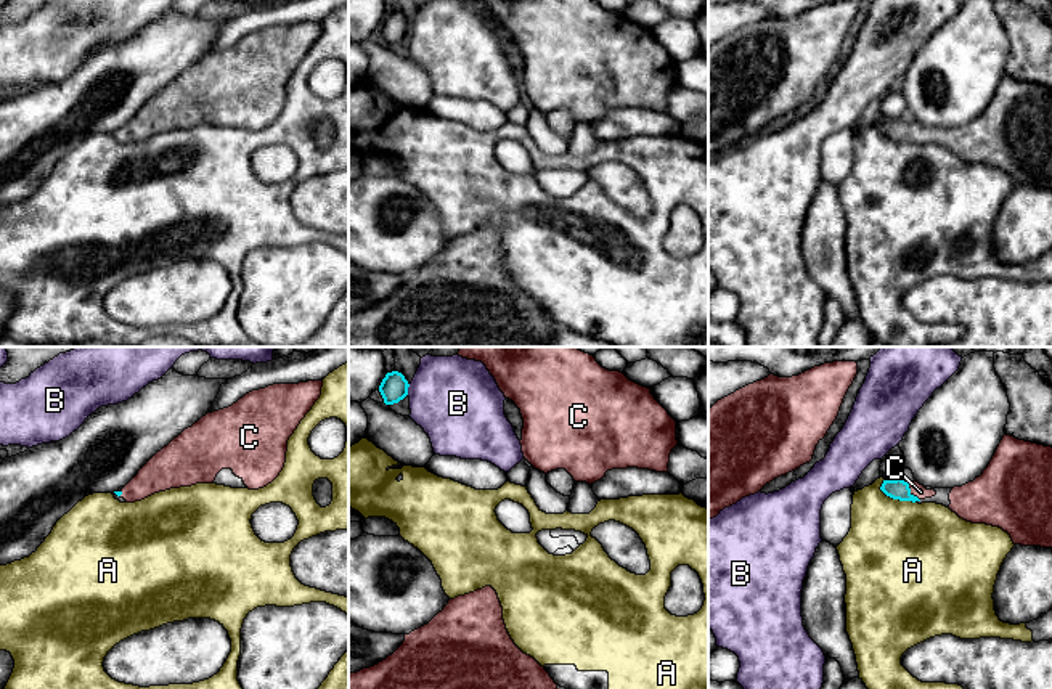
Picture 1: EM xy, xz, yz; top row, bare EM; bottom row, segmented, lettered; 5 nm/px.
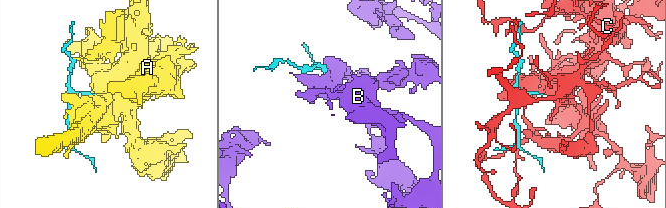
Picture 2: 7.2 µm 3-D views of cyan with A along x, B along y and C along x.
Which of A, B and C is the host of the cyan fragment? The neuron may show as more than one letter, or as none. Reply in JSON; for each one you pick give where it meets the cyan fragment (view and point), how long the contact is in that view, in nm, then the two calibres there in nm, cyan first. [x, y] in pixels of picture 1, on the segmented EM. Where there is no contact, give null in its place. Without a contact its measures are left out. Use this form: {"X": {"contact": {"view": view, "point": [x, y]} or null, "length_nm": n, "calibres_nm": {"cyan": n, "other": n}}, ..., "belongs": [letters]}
{"C": {"contact": {"view": "yz", "point": [909, 492]}, "length_nm": 110, "calibres_nm": {"cyan": 100, "other": 70}}, "belongs": ["C"]}

